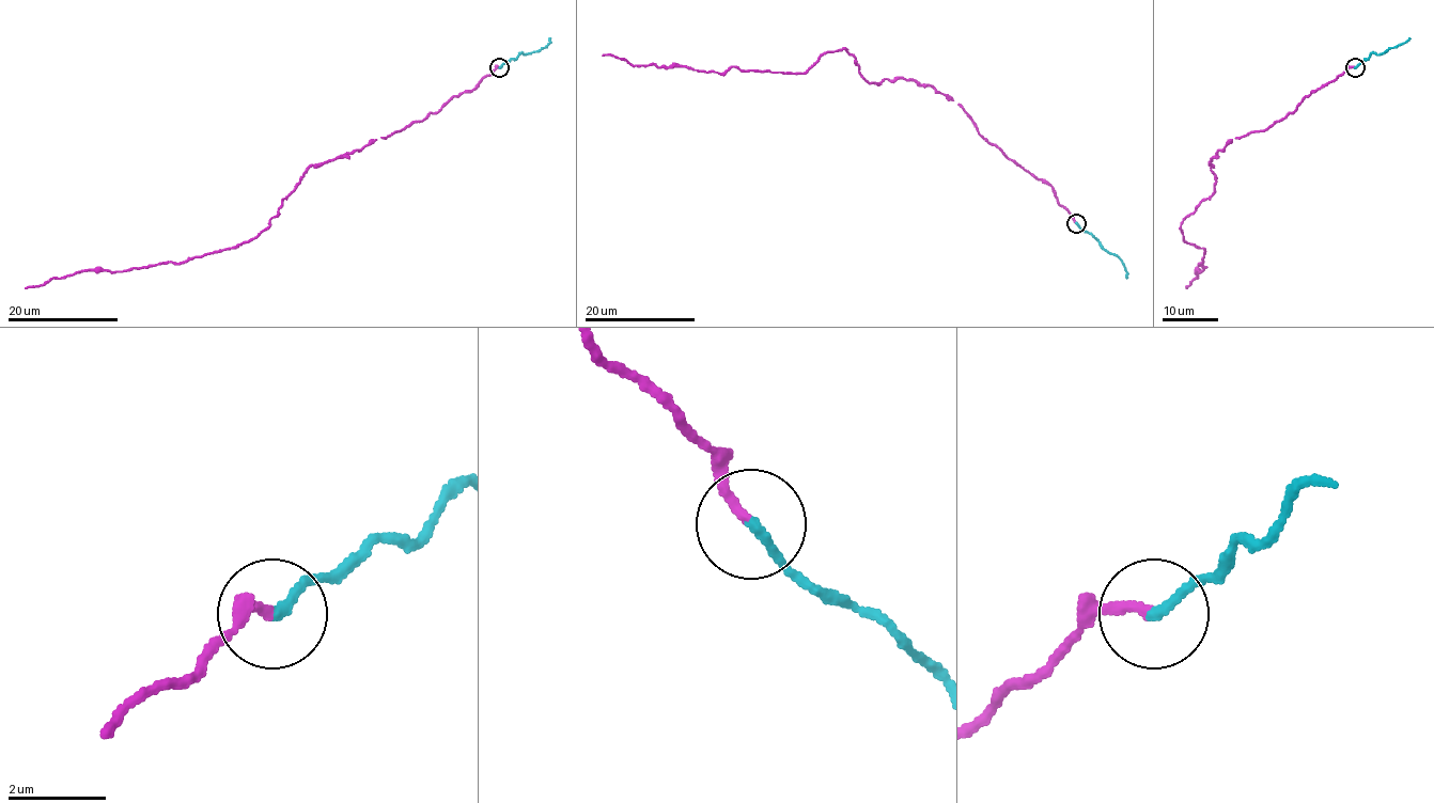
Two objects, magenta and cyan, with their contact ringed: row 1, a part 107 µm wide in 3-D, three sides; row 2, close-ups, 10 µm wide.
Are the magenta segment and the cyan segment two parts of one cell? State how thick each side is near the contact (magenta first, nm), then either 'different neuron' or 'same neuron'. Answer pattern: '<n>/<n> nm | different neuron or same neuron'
200/190 nm | same neuron

